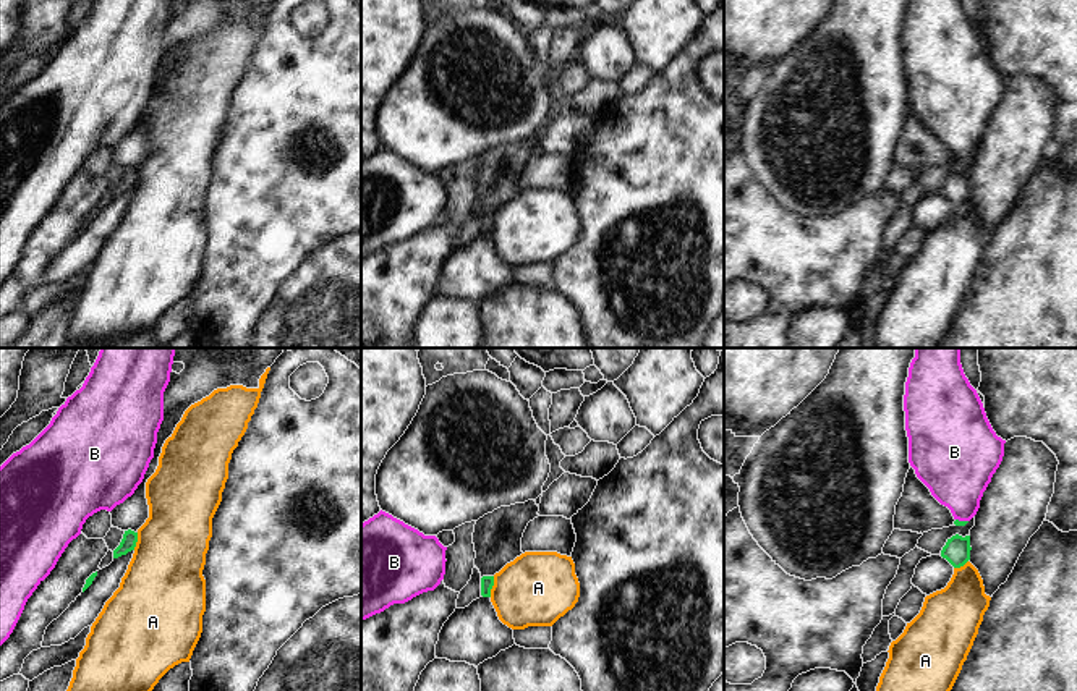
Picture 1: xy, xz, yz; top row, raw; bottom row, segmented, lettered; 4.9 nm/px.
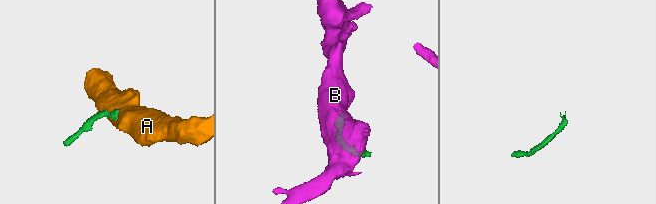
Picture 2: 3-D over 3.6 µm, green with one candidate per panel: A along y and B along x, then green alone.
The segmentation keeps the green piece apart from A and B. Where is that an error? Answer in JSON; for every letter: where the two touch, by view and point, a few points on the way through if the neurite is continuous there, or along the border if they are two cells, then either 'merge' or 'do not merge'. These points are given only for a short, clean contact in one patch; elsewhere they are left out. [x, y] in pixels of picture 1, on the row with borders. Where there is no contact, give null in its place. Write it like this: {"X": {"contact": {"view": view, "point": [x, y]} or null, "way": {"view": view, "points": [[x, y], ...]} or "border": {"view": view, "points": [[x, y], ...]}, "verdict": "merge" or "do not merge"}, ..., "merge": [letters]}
{"A": {"contact": {"view": "xz", "point": [493, 585]}, "border": {"view": "xz", "points": [[494, 576], [489, 596]]}, "verdict": "do not merge"}, "B": {"contact": {"view": "yz", "point": [962, 521]}, "way": {"view": "yz", "points": [[957, 523], [962, 521], [962, 495], [957, 471]]}, "verdict": "merge"}, "merge": ["B"]}

